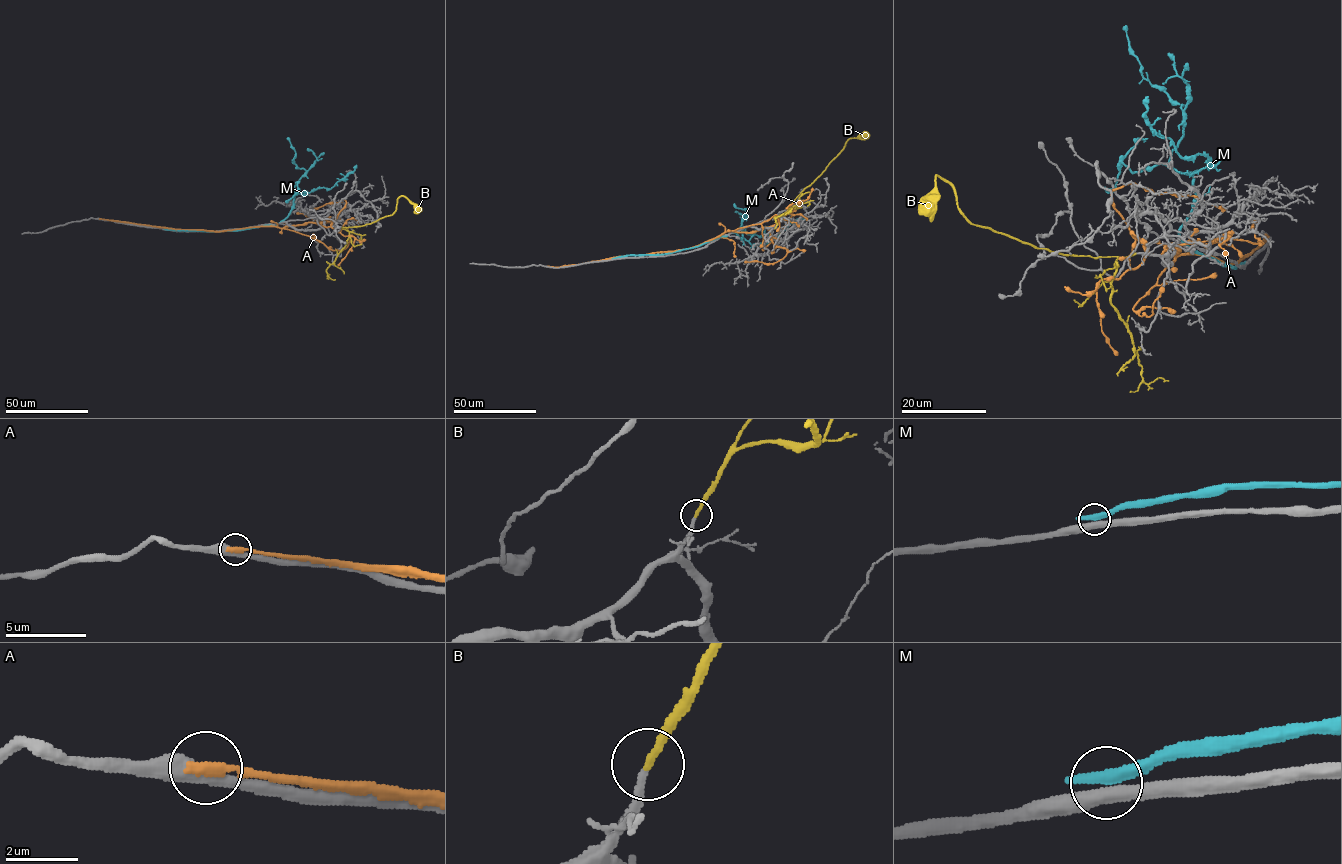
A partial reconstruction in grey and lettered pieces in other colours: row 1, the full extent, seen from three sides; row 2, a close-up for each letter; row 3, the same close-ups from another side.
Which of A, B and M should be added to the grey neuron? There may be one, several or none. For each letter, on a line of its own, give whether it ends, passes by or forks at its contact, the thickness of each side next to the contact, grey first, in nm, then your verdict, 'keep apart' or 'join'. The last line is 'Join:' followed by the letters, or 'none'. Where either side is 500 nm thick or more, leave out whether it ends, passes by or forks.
A: it ends; calibres 380 and 320 nm; keep apart
B: it ends; calibres 200 and 240 nm; join
M: it ends; calibres 440 and 440 nm; keep apart
Join: B

